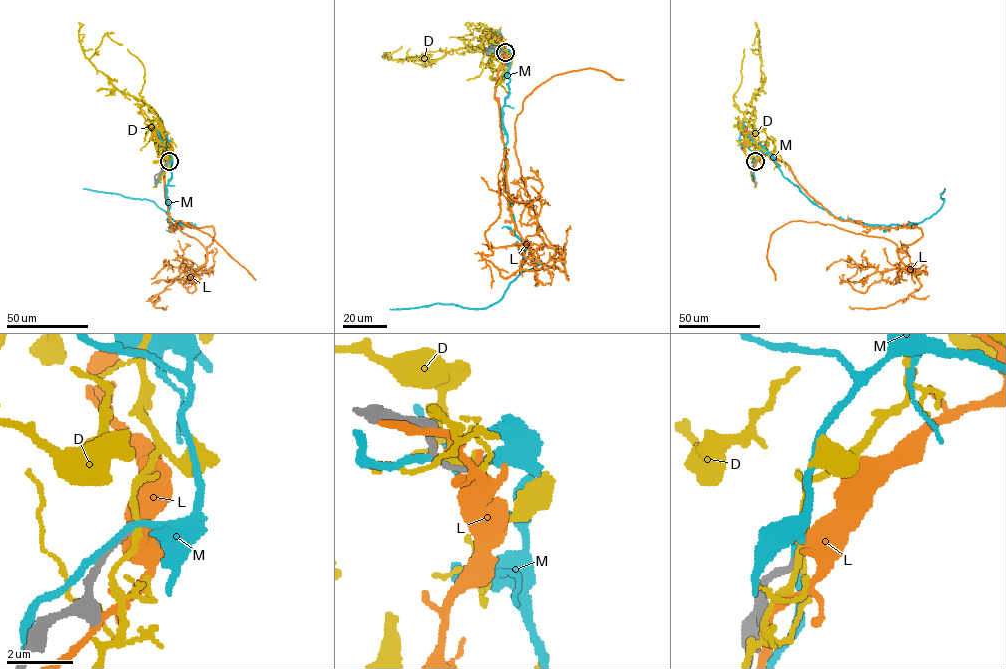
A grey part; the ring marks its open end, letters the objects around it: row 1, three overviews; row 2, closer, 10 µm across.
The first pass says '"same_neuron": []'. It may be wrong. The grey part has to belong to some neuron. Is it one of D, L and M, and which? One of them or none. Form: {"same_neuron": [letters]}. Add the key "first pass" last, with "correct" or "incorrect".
{"same_neuron": [], "first pass": "correct"}

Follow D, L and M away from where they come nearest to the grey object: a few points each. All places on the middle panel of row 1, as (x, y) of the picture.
D: (505, 52), (506, 59), (509, 56), (504, 51), (461, 48), (447, 52), (435, 60), (398, 59), (439, 49)
L: (505, 53), (494, 97), (511, 218), (568, 279), (522, 178), (514, 122), (554, 75), (594, 68), (622, 80)
M: (504, 52), (510, 68), (502, 109), (504, 188), (524, 248), (521, 272), (485, 308), (389, 309)

